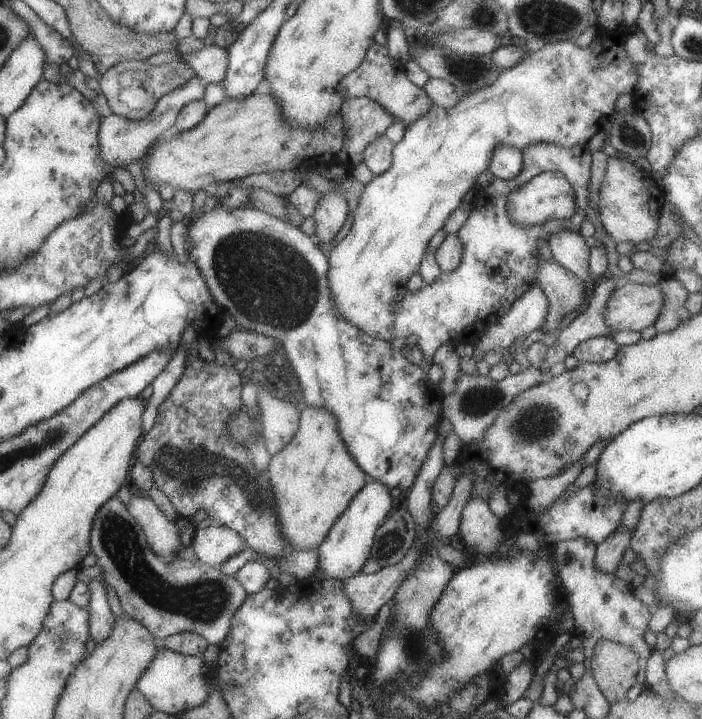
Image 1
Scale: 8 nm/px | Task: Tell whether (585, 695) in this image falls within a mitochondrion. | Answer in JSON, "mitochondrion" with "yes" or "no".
{"mitochondrion":"yes"}

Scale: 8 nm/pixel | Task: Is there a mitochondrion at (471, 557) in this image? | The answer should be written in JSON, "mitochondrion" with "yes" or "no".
{"mitochondrion":"no"}

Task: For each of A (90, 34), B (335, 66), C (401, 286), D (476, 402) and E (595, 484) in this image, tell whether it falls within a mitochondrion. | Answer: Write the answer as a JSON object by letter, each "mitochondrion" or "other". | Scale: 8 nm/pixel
{"A":"other","B":"other","C":"other","D":"mitochondrion","E":"other"}

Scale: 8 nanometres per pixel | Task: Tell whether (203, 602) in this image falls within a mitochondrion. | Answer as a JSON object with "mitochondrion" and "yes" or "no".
{"mitochondrion":"yes"}

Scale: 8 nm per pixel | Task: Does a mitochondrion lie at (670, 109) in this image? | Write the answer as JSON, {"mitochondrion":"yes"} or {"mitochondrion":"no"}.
{"mitochondrion":"no"}

